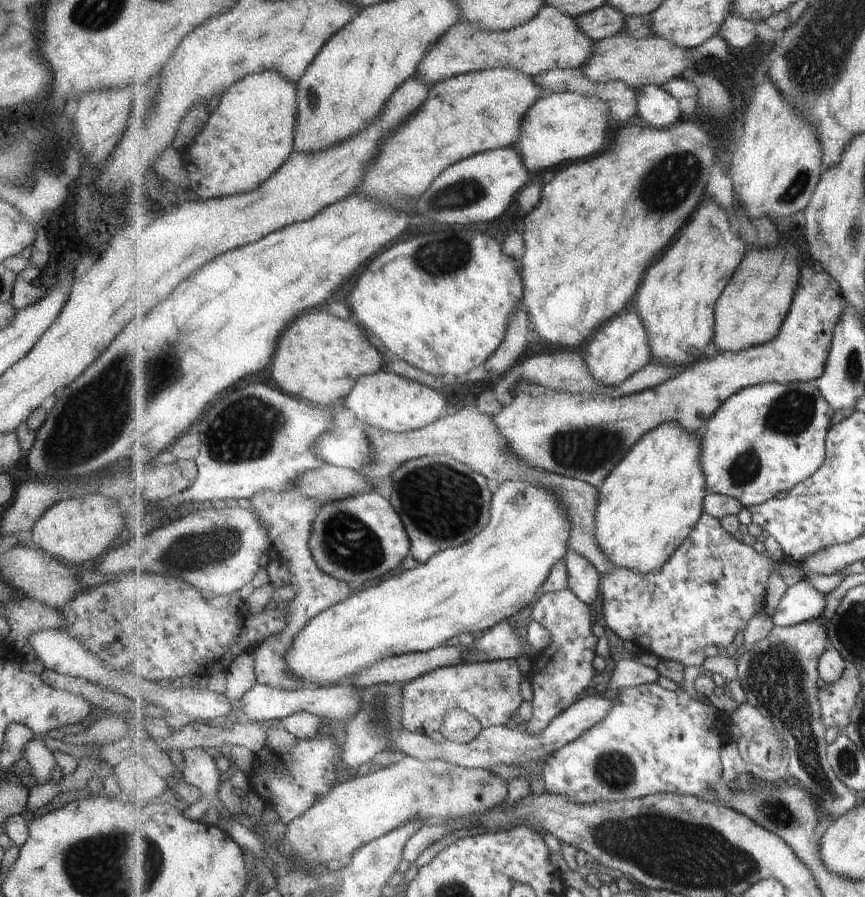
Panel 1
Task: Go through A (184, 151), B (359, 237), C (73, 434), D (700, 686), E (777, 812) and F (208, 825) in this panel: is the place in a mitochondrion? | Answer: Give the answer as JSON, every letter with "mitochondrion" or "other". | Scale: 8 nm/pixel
{"A":"other","B":"other","C":"mitochondrion","D":"other","E":"mitochondrion","F":"other"}

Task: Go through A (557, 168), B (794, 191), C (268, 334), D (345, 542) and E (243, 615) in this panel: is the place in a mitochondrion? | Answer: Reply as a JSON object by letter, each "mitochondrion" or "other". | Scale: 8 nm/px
{"A":"other","B":"mitochondrion","C":"other","D":"mitochondrion","E":"other"}

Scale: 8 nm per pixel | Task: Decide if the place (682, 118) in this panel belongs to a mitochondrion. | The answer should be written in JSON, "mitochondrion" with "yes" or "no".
{"mitochondrion":"no"}

